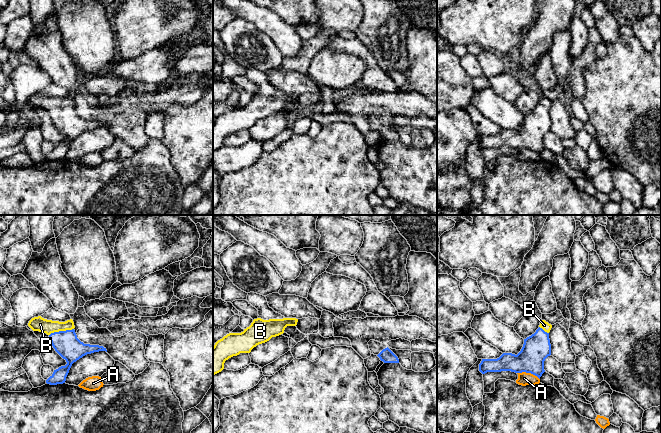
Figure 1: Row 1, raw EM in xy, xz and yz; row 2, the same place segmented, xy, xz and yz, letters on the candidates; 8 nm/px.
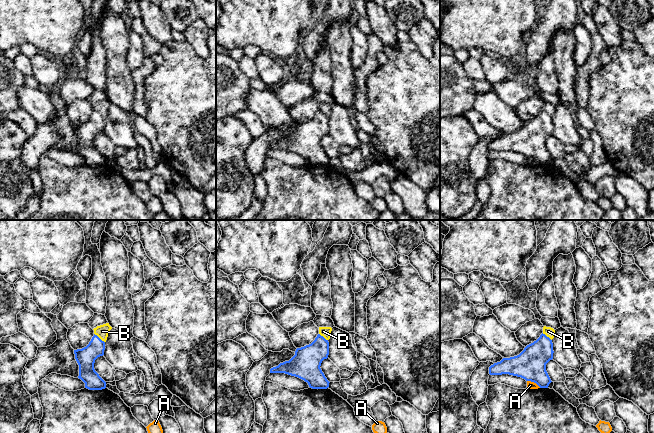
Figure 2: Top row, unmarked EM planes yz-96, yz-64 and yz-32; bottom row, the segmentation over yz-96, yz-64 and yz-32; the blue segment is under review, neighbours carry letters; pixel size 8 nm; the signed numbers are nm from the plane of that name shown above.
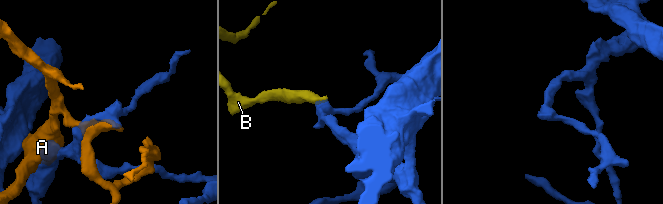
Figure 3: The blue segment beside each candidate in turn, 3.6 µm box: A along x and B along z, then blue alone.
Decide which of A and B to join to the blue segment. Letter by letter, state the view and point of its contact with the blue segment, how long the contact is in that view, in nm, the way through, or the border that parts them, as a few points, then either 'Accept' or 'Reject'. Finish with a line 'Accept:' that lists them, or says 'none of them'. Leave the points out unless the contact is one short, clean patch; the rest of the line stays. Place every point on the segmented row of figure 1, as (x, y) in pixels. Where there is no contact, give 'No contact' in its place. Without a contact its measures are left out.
A: Touches blue at yz (528, 372). Shared border 190 nm. Reject
B: Touches blue at xy (61, 331). Shared border 200 nm. Path across: xy (66, 344), (61, 331), (40, 324). Accept
Accept: B

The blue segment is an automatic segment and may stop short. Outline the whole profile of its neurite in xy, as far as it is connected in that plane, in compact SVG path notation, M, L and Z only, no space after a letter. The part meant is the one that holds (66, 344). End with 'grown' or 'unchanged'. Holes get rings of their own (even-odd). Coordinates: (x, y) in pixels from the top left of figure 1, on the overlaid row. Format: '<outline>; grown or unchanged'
M41 316L32 318L28 326L33 331L46 333L55 351L66 360L67 364L54 370L53 374L46 380L47 384L63 384L74 362L87 354L99 351L106 351L106 348L99 345L84 344L75 333L75 326L72 319L65 322L52 321Z; grown

